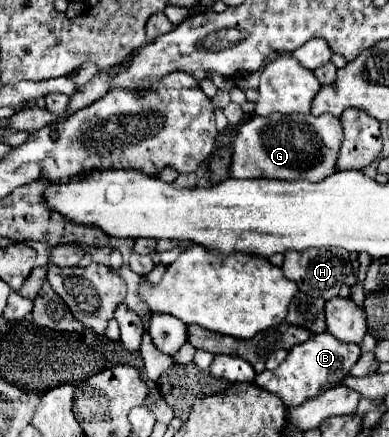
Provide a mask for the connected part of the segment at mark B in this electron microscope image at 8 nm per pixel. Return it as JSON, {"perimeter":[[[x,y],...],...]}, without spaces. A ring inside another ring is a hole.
{"perimeter":[[[324,331],[324,333],[312,335],[308,341],[290,349],[288,357],[278,365],[278,369],[270,373],[264,371],[262,375],[256,377],[256,383],[262,389],[278,395],[287,407],[296,407],[316,397],[322,391],[322,385],[326,385],[330,379],[344,379],[354,367],[354,363],[358,361],[360,353],[362,353],[360,345],[342,343],[332,333]]]}

